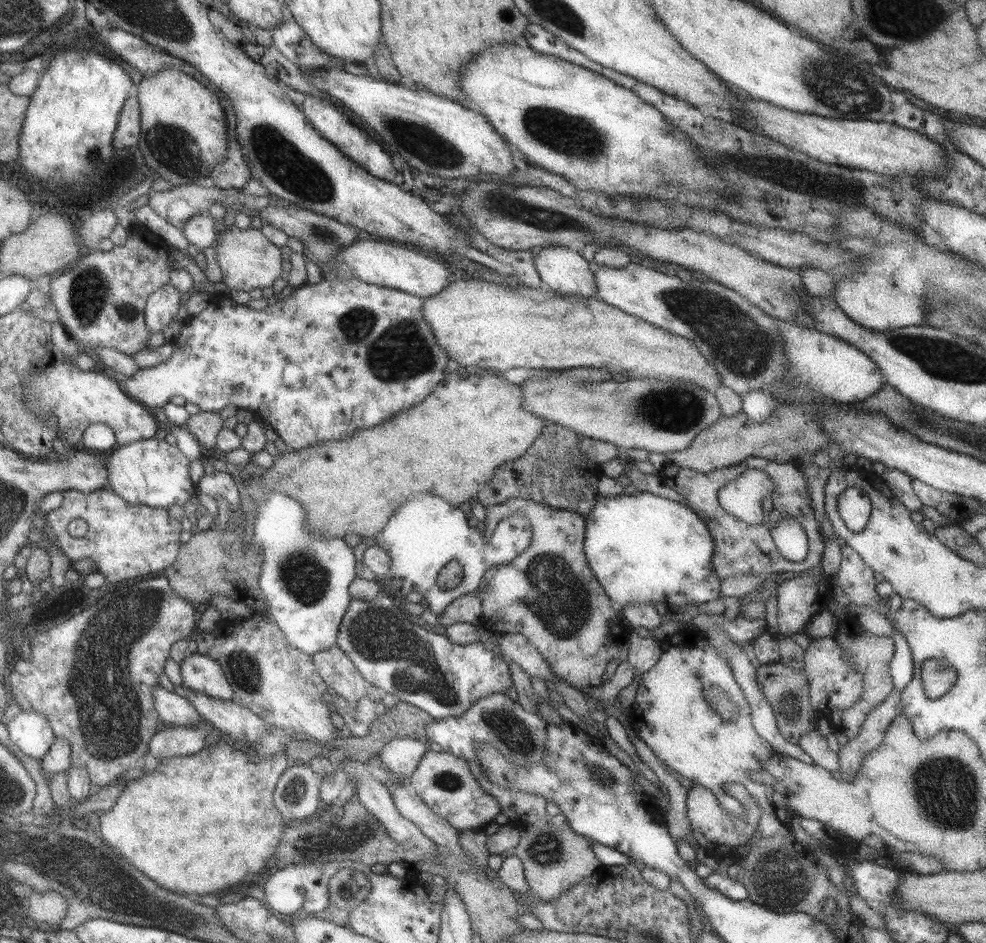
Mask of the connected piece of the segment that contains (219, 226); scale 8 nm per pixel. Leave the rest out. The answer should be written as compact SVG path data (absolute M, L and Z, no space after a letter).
M215 221L216 240L214 252L221 271L220 286L228 290L243 290L249 292L252 288L265 288L271 286L286 266L281 263L281 250L272 242L269 242L263 233L254 227L239 229L235 225L229 228L223 227L224 221Z

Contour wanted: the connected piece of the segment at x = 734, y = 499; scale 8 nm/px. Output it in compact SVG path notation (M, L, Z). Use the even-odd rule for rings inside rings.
M749 468L718 490L718 502L725 512L738 520L758 525L765 516L761 513L761 499L772 497L773 487L771 478L765 472Z

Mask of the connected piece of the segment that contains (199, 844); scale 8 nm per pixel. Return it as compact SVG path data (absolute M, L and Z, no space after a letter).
M219 739L215 744L209 744L203 747L199 752L185 756L159 757L156 766L150 771L147 770L143 775L139 774L137 779L131 779L113 807L108 811L102 812L99 816L99 836L106 844L111 844L113 848L119 850L121 856L125 856L129 860L129 864L133 864L137 870L141 870L147 878L155 880L159 886L177 892L177 894L216 894L219 890L227 890L229 886L236 885L249 880L249 876L257 874L261 868L265 868L265 864L269 862L269 858L276 852L276 847L280 841L280 836L283 832L283 827L288 822L279 814L275 808L272 794L281 776L281 773L287 768L286 756L281 750L273 749L265 751L258 759L250 759L243 753L237 745L229 745Z

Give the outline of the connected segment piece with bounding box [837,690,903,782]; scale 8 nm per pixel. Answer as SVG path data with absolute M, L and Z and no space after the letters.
M891 690L877 706L867 713L857 735L839 746L837 756L841 772L845 772L843 781L851 782L851 778L859 772L865 754L875 750L881 744L891 719L900 714L901 705L903 705L901 692Z

